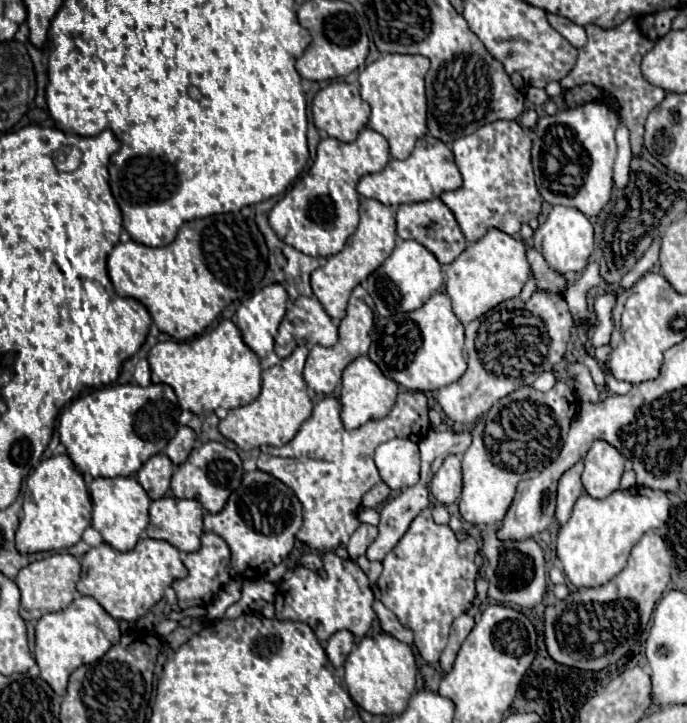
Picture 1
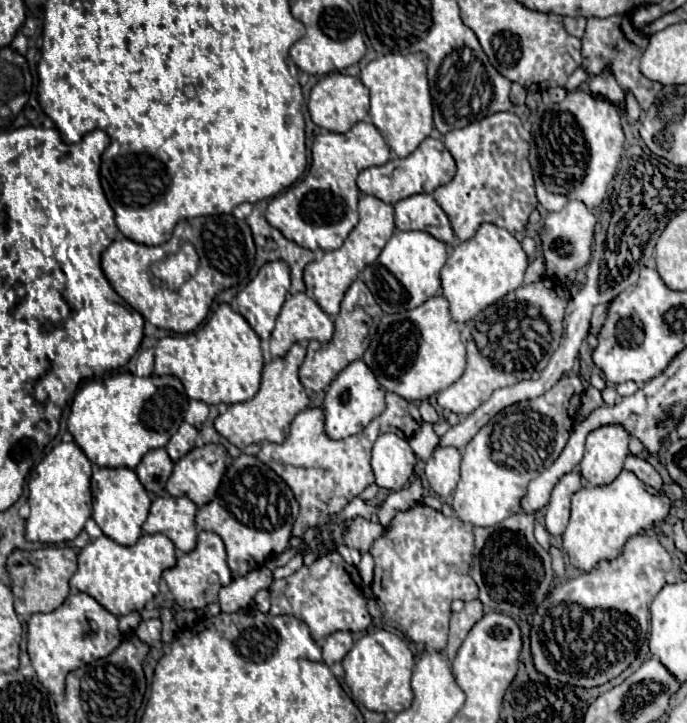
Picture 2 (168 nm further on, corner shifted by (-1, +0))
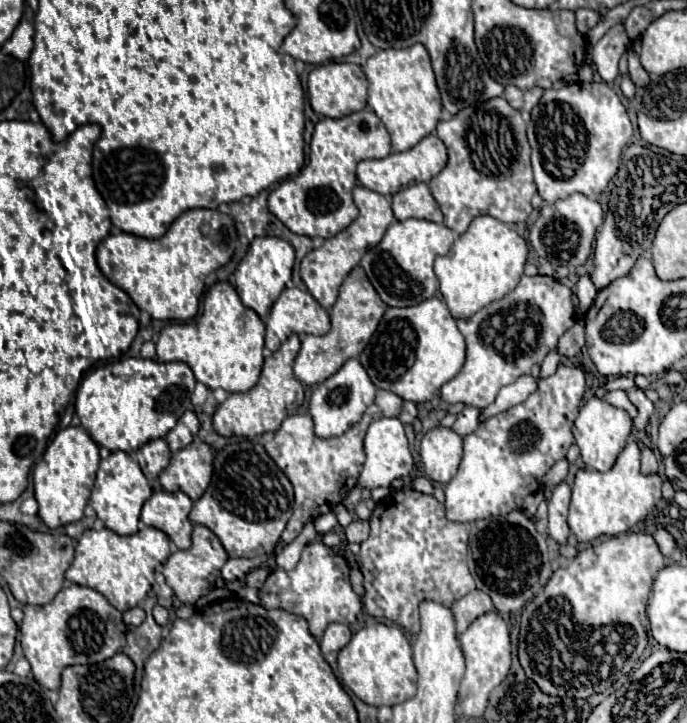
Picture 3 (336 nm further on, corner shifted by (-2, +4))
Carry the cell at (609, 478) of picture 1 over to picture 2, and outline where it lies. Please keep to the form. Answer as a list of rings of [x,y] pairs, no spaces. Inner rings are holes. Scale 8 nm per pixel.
[[[621,424],[599,426],[587,434],[585,454],[579,464],[581,476],[593,486],[609,484],[623,470],[627,456],[629,432]]]

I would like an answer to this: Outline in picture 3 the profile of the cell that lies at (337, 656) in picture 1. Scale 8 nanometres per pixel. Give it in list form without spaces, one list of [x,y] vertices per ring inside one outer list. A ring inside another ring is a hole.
[[[330,624],[322,636],[320,648],[324,654],[328,652],[340,652],[352,638],[352,632],[346,624]]]

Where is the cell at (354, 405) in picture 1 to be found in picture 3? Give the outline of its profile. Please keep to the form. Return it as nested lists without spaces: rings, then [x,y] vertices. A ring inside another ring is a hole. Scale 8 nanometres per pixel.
[[[348,360],[338,374],[330,376],[326,382],[318,384],[310,398],[310,416],[314,420],[314,432],[320,438],[332,438],[344,434],[348,428],[360,422],[364,410],[374,402],[376,386],[368,378],[364,366],[358,360]]]

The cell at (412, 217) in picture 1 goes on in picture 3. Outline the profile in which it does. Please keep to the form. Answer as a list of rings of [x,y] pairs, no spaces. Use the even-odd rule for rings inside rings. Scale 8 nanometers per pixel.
[[[414,184],[406,190],[400,190],[392,196],[392,210],[398,220],[408,218],[420,218],[430,222],[444,222],[442,210],[436,204],[436,200],[430,194],[430,188],[426,184]]]

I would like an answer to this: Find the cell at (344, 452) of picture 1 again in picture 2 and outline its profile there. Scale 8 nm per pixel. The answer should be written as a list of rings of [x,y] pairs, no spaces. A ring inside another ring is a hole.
[[[387,392],[385,400],[387,400],[385,412],[373,418],[359,434],[349,436],[345,440],[327,438],[323,430],[323,410],[307,408],[293,418],[289,426],[289,436],[285,438],[283,444],[271,444],[271,442],[261,444],[261,452],[257,454],[257,458],[261,458],[261,462],[265,462],[289,484],[301,506],[297,522],[293,524],[291,530],[293,536],[301,538],[309,526],[323,526],[329,514],[335,514],[341,508],[345,508],[345,504],[351,502],[355,496],[359,496],[365,486],[375,482],[369,460],[373,442],[377,440],[379,434],[393,432],[401,438],[409,438],[419,430],[423,422],[415,402],[403,400],[393,392]]]

